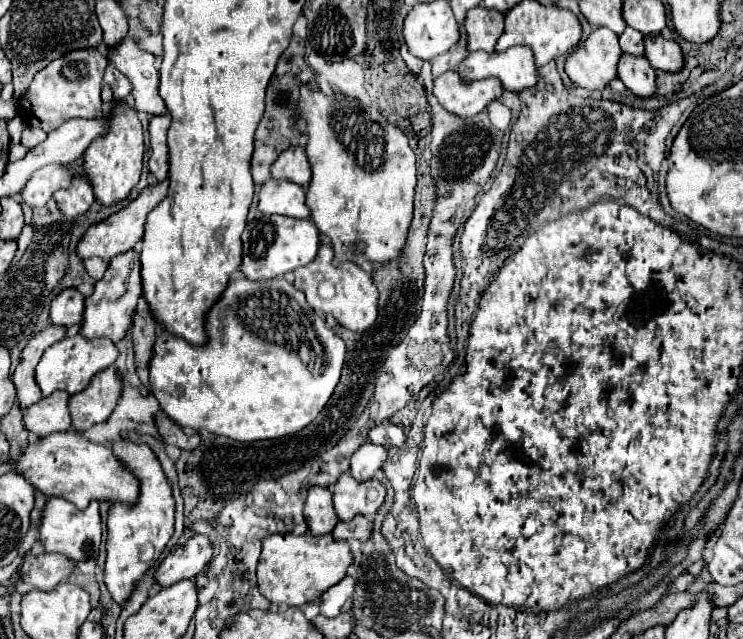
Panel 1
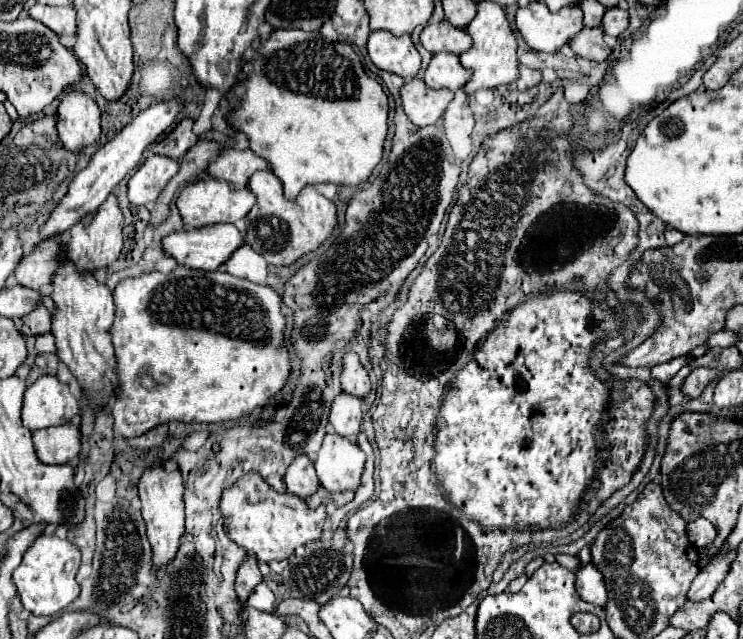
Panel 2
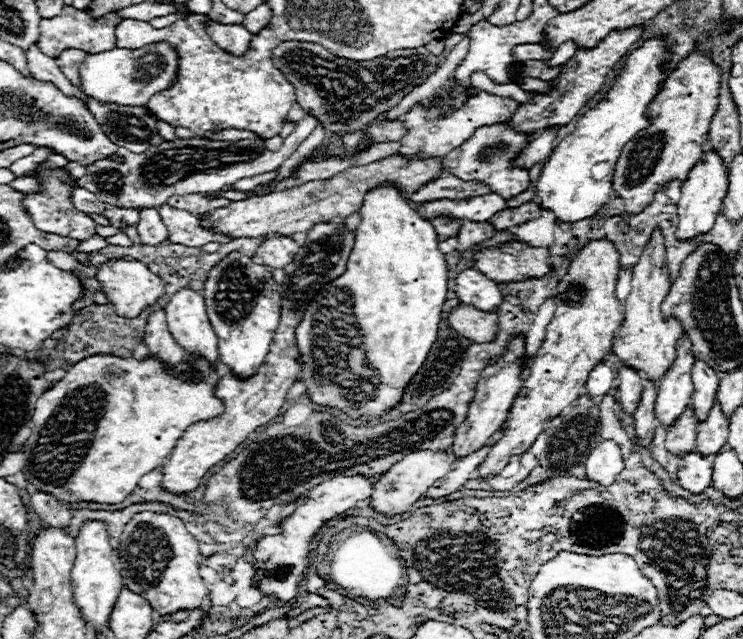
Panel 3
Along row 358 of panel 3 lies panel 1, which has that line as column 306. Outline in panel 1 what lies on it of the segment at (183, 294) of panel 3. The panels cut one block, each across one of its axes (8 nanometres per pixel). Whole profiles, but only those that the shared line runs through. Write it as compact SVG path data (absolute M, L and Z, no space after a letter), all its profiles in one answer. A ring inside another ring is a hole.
M270 178L264 182L258 196L258 210L262 214L284 214L292 218L310 218L310 210L306 206L306 190L288 180Z

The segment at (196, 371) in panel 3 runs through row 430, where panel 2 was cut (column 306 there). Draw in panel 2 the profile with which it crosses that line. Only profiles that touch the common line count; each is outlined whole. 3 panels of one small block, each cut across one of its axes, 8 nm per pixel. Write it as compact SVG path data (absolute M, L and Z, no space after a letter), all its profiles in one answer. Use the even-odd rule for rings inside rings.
M274 30L258 52L260 56L252 60L252 70L246 76L246 90L240 96L240 104L226 114L226 120L230 128L248 136L252 152L266 158L272 172L284 184L284 196L294 200L310 182L332 182L340 186L366 182L382 158L388 132L388 96L364 72L354 48L348 42L326 42L318 32Z

